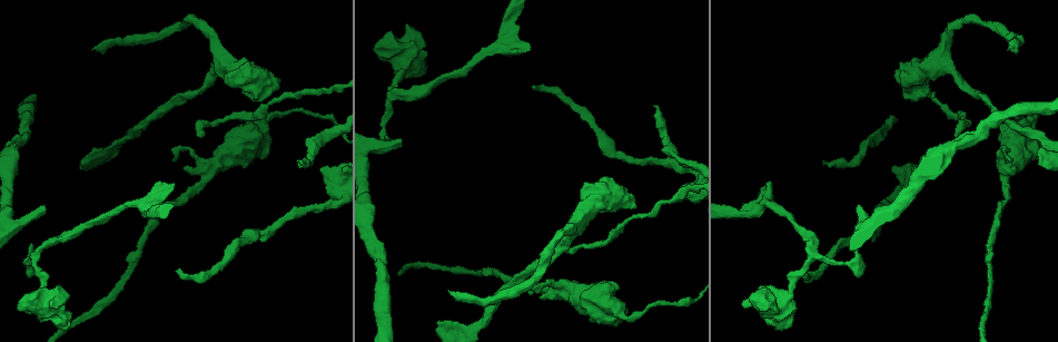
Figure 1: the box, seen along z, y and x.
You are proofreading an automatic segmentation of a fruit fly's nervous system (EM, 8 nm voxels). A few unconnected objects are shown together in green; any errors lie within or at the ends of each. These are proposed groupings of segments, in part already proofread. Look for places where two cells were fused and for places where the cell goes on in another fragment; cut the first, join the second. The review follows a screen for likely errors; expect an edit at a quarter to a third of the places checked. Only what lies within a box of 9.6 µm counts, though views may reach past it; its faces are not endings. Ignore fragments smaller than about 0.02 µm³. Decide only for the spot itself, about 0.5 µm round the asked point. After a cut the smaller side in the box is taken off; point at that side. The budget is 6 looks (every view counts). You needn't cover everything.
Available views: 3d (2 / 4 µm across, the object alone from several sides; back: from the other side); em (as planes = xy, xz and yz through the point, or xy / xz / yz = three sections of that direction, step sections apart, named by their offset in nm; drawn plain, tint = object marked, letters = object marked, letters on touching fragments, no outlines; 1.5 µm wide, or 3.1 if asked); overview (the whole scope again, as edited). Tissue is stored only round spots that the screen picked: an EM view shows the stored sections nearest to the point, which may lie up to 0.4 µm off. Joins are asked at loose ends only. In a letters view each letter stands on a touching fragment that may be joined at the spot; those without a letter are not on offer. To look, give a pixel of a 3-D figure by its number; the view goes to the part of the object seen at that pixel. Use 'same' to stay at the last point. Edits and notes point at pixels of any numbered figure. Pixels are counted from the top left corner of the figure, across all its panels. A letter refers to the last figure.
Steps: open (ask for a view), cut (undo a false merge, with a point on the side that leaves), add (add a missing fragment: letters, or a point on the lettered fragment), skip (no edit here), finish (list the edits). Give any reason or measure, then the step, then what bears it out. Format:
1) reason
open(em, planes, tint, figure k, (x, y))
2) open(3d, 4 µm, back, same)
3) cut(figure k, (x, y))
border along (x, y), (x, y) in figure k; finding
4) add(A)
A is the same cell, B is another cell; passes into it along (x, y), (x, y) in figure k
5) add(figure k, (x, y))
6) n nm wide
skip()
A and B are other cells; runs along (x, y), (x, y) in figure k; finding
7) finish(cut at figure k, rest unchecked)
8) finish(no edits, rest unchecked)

end of a long branch
open(em, planes, letters, figure 1, (532, 86))

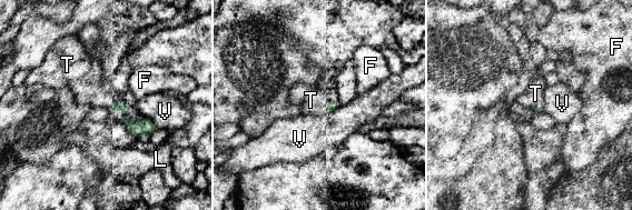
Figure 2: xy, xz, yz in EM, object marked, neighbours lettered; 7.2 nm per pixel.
add(T)
T is the same cell, F, L and V are other cells; it goes on there

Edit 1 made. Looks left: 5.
redraw
open(overview)

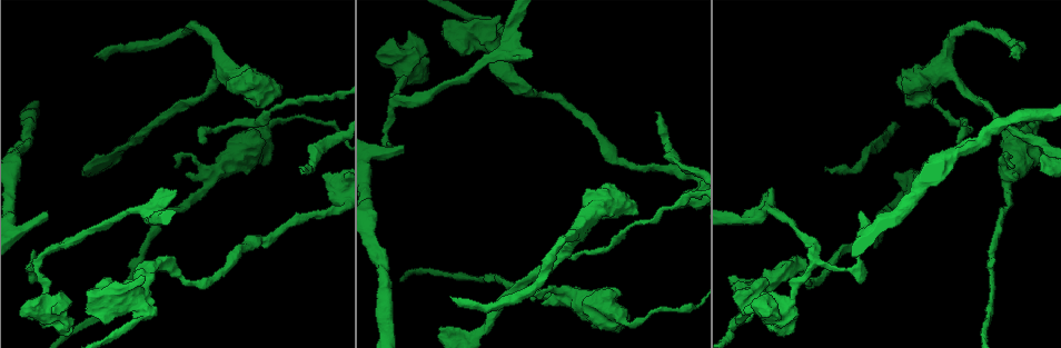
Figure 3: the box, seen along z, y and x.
stops while still wide
open(em, planes, letters, figure 3, (422, 64))

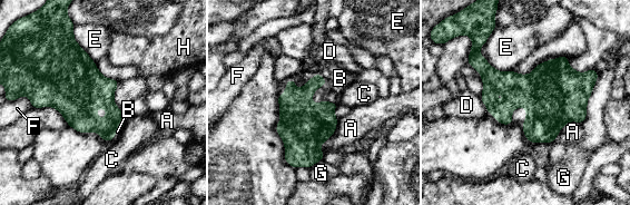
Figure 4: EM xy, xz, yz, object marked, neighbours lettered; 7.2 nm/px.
add(B)
B is the same cell, A, C, D, E, F, G and H are other cells; it goes on there

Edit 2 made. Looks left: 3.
branch stops here
open(em, yz, step 8, letters, figure 3, (403, 147))

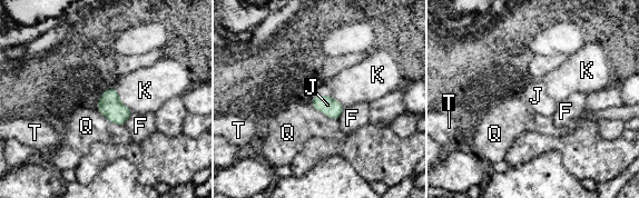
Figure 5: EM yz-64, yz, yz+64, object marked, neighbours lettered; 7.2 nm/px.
140 nm wide
add(J)
J is the same cell, F, K, Q and T are other cells; passes into it along (334, 111), (322, 96), (323, 90) in figure 5; it goes on there

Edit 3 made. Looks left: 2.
finish(add at figure 2, add at figure 4, add at figure 5, rest unchecked)

